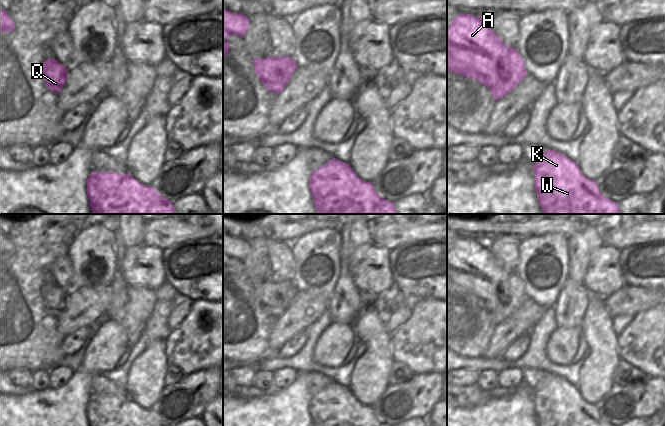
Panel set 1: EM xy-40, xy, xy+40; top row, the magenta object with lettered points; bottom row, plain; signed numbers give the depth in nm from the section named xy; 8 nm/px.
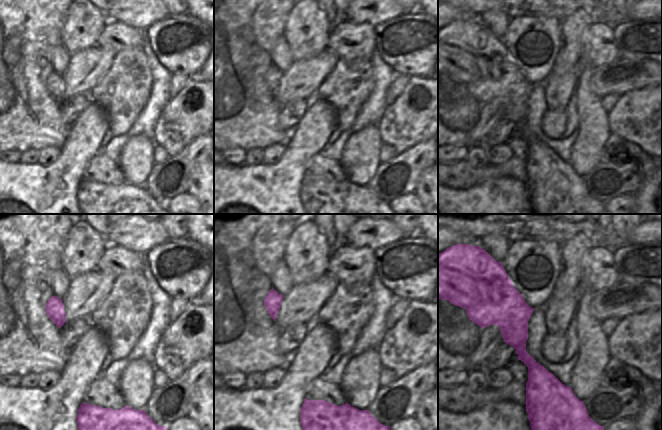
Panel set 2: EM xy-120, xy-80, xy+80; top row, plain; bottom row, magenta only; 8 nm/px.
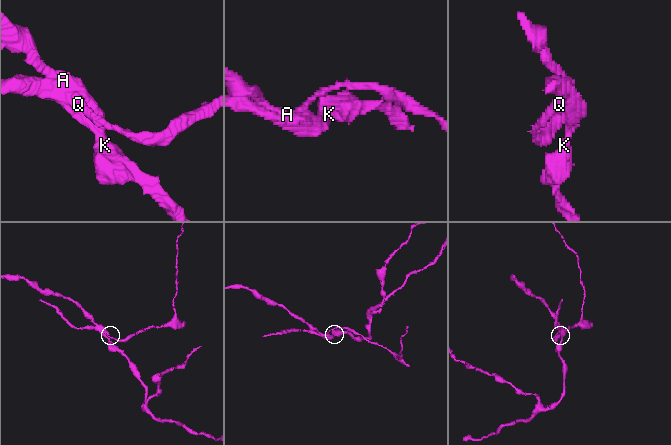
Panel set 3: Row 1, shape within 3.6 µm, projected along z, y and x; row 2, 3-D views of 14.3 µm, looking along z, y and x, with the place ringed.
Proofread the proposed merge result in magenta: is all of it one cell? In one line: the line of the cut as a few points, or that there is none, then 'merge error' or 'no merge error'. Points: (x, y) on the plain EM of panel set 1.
xy+40 (447, 262), (500, 283), (504, 303) | merge error

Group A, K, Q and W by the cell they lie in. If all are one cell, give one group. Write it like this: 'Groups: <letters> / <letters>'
Groups: A K W / Q

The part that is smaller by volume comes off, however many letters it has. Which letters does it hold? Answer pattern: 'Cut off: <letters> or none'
Cut off: Q

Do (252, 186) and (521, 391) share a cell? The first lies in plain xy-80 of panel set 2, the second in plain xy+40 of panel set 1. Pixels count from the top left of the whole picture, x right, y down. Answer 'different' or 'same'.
same

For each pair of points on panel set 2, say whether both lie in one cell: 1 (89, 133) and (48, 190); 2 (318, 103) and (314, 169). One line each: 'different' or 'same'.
1: same
2: different

